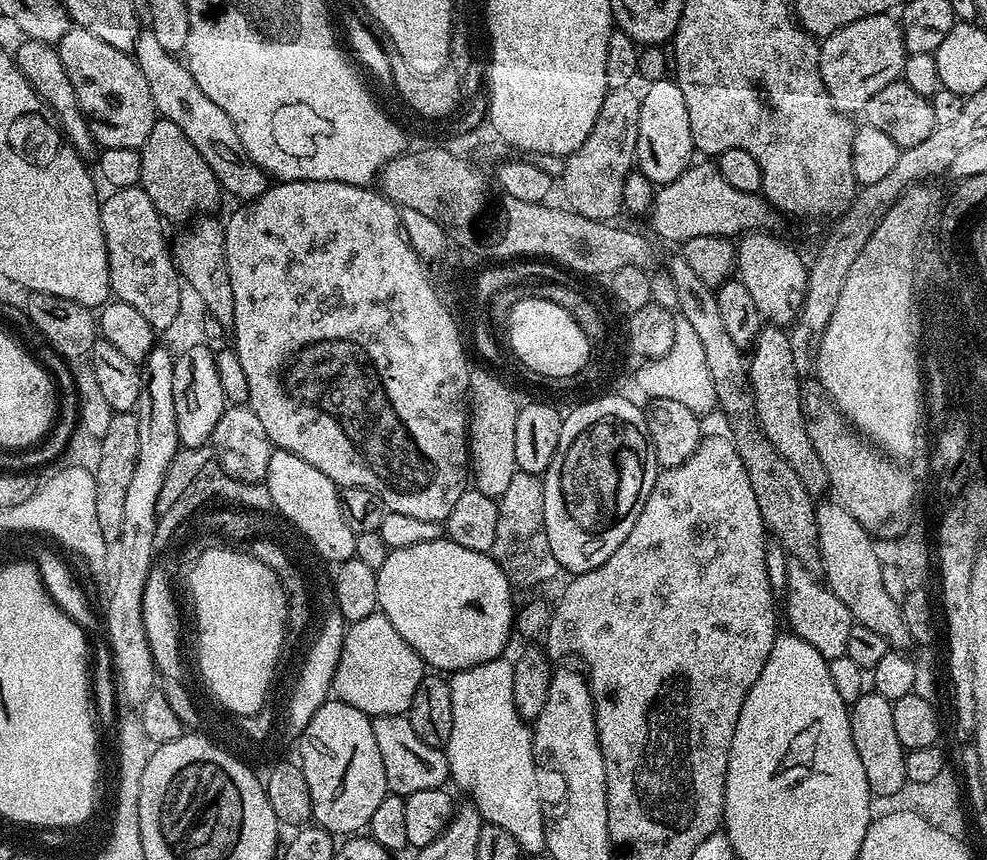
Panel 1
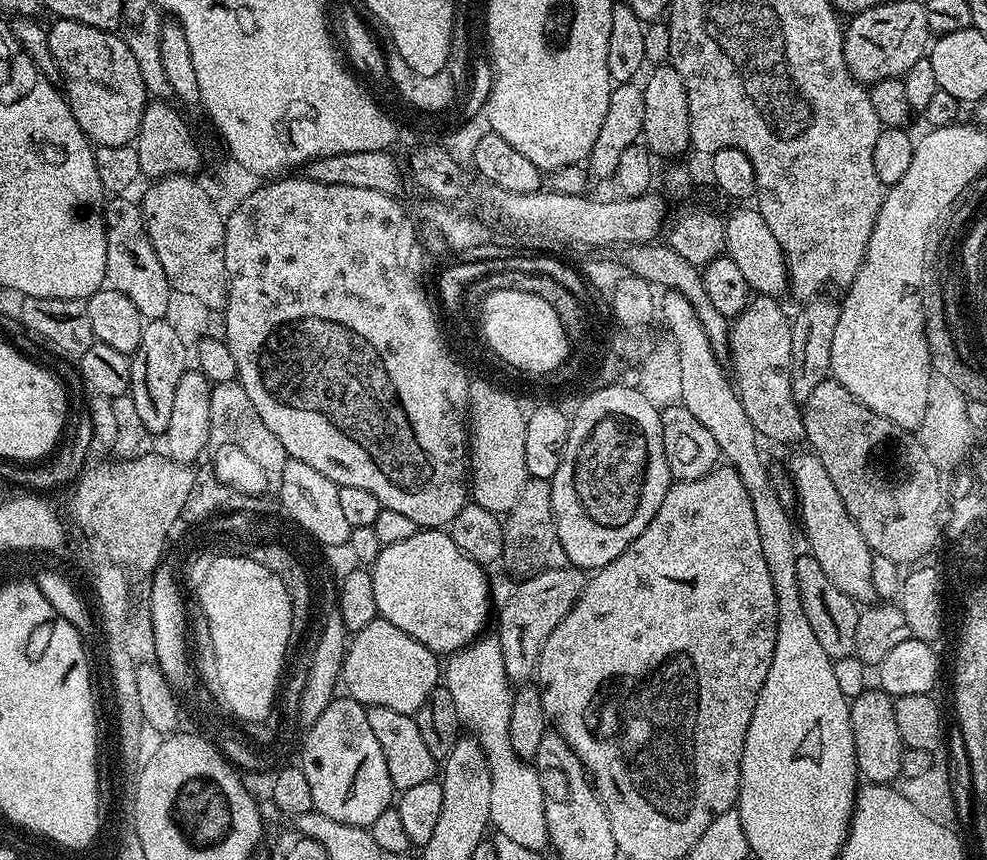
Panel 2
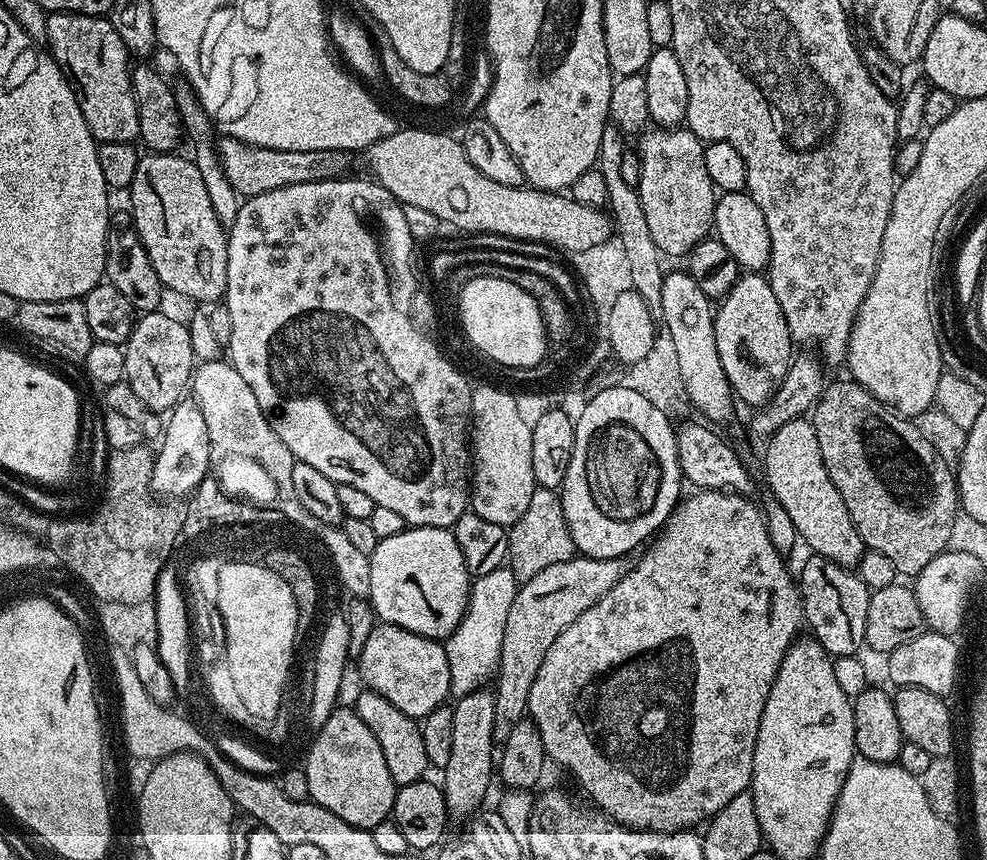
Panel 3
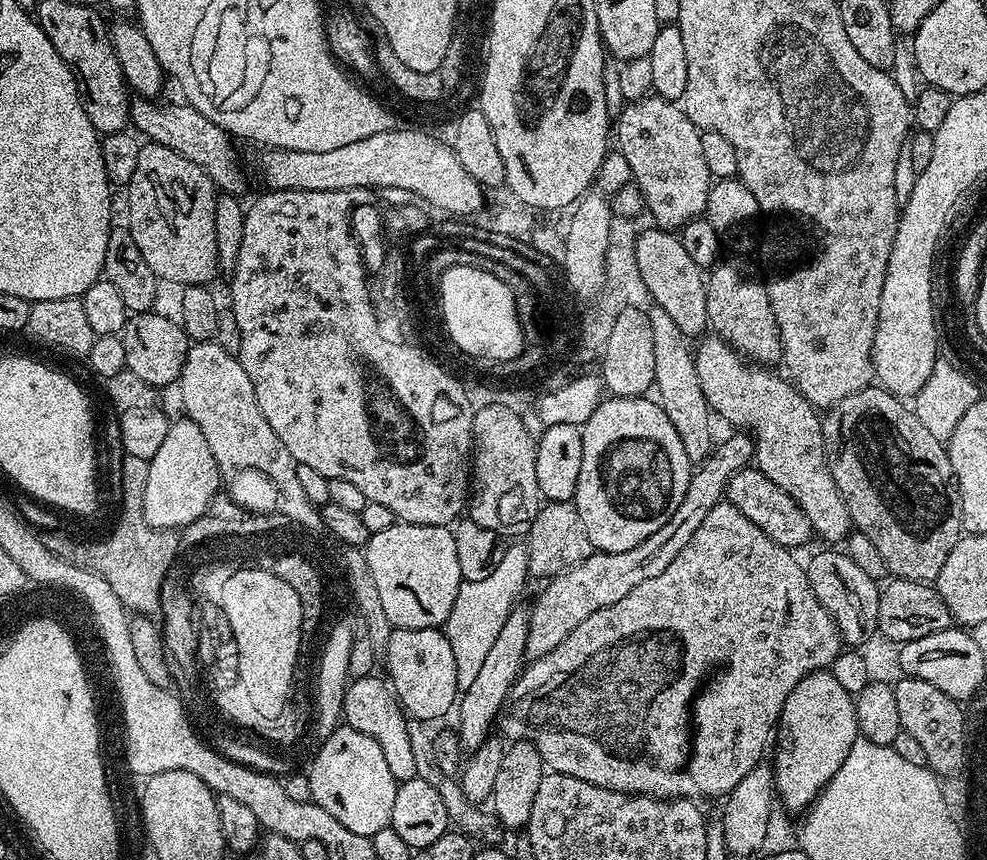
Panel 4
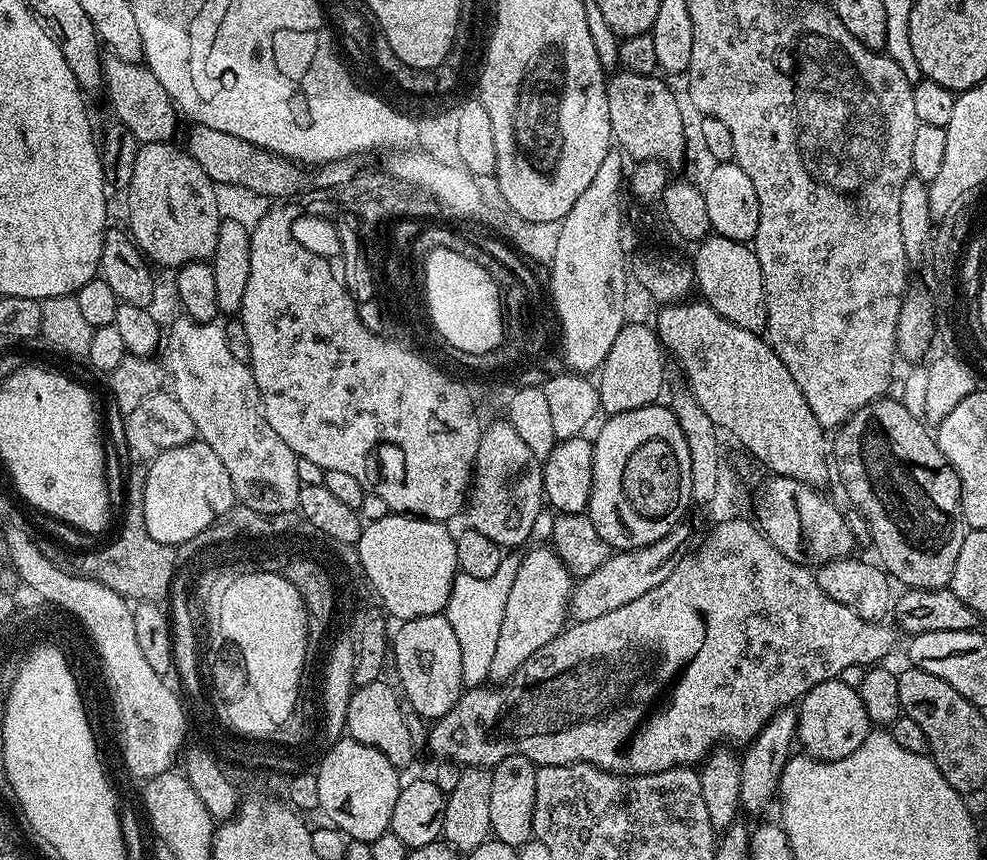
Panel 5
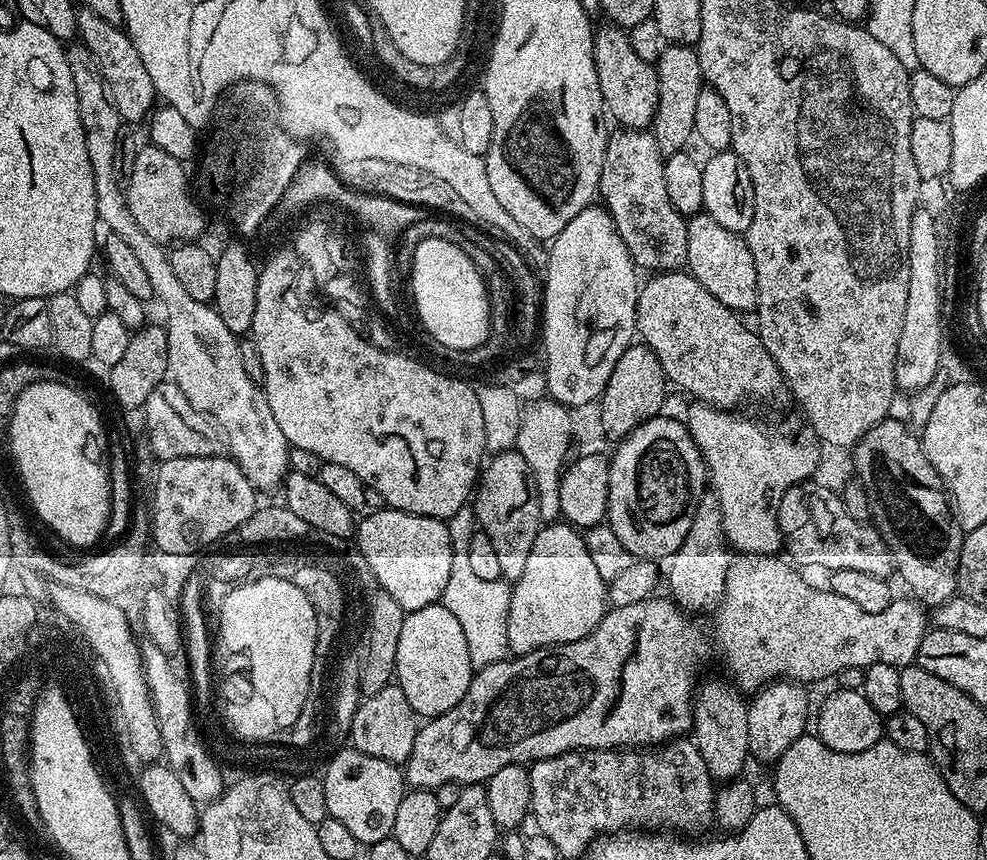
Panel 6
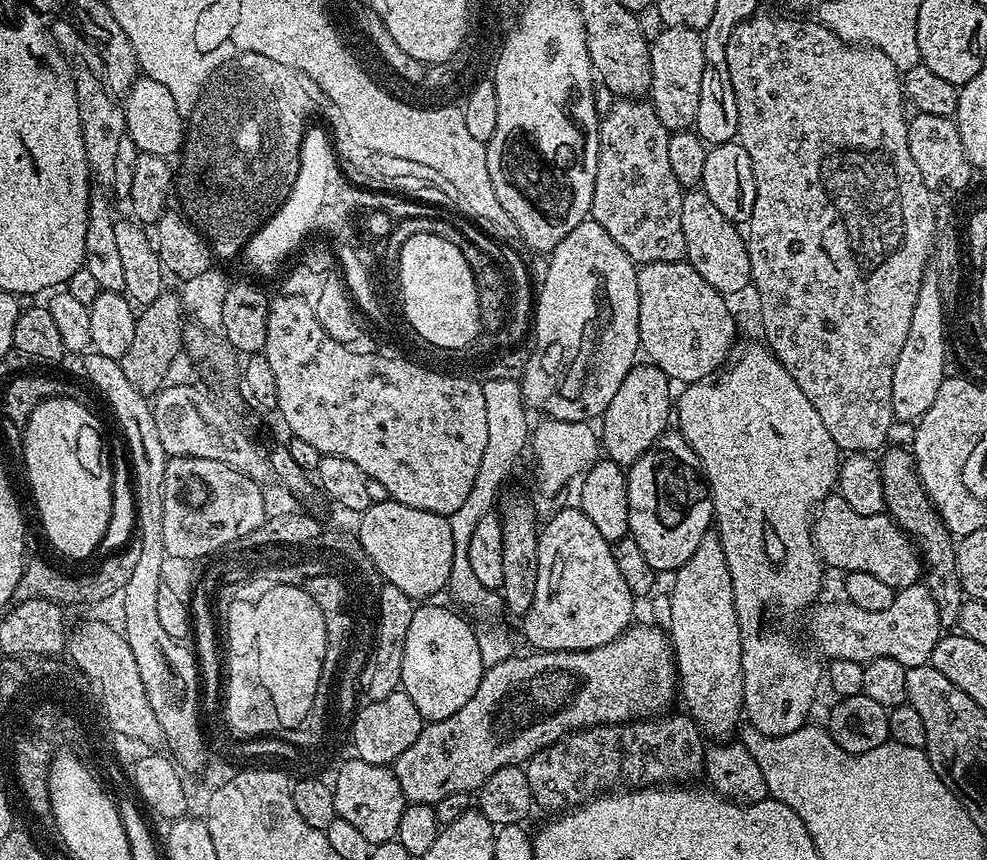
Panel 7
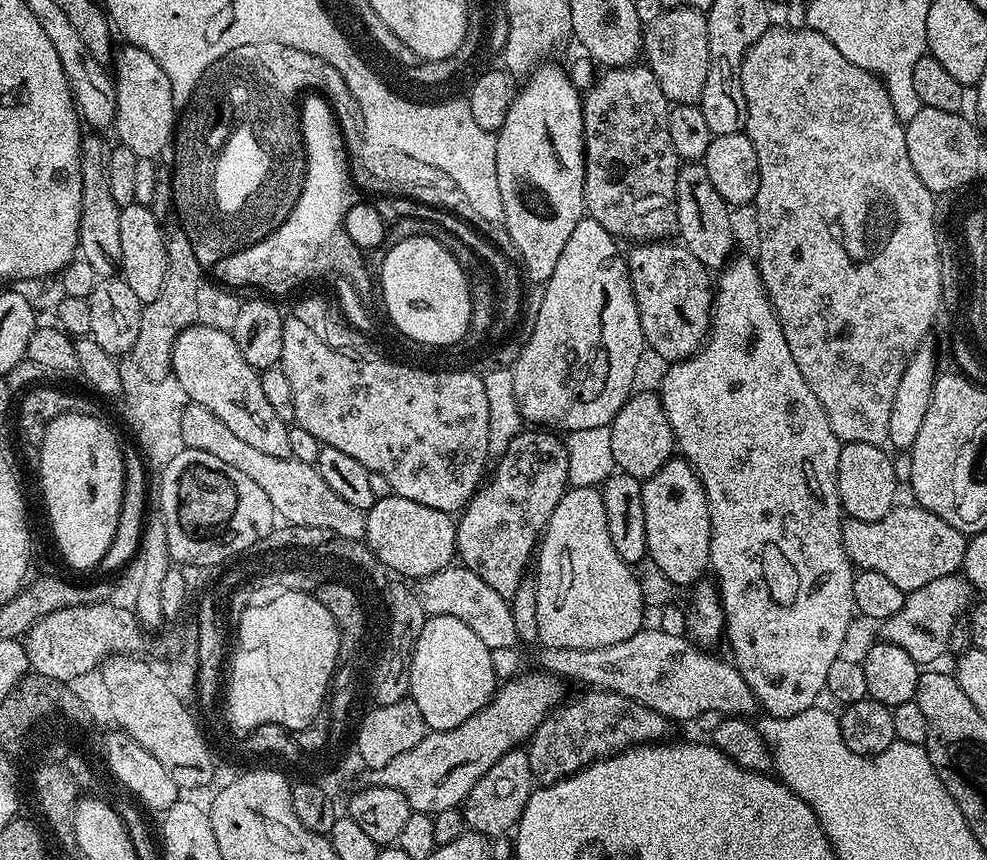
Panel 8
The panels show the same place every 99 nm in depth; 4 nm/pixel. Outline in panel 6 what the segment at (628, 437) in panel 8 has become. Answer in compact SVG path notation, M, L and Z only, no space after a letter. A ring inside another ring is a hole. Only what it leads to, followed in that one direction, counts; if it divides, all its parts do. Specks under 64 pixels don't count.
M632 343L624 351L622 358L618 358L618 366L614 366L614 374L610 374L610 382L606 382L604 395L598 401L601 430L612 439L612 442L619 442L640 424L661 415L664 384L666 385L666 377L662 370L662 362L658 362L658 358L647 344Z

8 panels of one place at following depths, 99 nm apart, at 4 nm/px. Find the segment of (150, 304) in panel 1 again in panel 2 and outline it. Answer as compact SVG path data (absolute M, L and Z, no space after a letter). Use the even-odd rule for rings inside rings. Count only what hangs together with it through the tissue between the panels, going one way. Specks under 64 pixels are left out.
M112 198L107 201L104 210L104 227L106 228L106 274L107 287L118 290L118 294L126 294L134 306L143 314L145 321L163 320L167 314L172 287L168 281L166 270L162 270L162 262L158 262L158 254L154 254L154 246L148 237L144 225L144 214L139 203L128 198Z

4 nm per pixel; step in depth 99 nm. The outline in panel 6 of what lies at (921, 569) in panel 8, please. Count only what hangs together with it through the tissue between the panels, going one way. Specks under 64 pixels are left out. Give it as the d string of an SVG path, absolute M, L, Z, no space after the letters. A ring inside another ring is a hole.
M813 482L796 484L786 490L780 499L778 511L783 547L786 552L788 548L787 555L797 565L828 568L829 573L838 570L866 570L866 574L885 578L891 577L891 572L893 575L892 551L886 546L880 531L871 523L850 518L850 514L846 514L843 499L837 493Z

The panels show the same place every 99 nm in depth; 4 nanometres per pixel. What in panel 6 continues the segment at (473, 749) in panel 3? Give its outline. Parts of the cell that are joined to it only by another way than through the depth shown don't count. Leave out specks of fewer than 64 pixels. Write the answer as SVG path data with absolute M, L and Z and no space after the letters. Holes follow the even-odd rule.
M567 522L545 523L538 538L534 538L534 547L530 550L530 559L526 561L525 573L512 584L510 614L506 622L509 649L513 653L523 654L555 644L578 642L594 631L609 608L608 584L602 574L598 574L598 566L594 566L594 558L583 535Z

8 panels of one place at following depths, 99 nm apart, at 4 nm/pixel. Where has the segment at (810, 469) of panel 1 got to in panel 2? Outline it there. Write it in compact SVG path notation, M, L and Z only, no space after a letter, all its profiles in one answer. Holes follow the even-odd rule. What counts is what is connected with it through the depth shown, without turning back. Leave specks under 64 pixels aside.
M753 295L742 314L731 321L728 333L728 354L732 364L730 372L742 402L742 410L746 410L746 418L750 418L757 433L765 441L768 439L776 444L796 444L801 443L805 437L801 405L790 390L792 321L780 303L775 296Z

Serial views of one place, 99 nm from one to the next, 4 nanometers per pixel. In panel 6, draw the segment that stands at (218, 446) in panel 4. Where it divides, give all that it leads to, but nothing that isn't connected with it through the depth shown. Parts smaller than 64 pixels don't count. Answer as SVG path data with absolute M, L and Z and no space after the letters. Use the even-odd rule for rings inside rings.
M72 42L66 48L68 54L68 65L70 74L74 74L74 90L78 94L78 114L82 118L82 130L86 134L86 154L90 154L90 170L94 174L94 198L96 199L96 219L101 225L108 227L107 231L113 236L122 238L126 246L138 258L138 263L146 270L146 275L150 278L150 286L155 299L166 306L166 327L168 330L168 370L171 379L190 398L190 406L198 410L203 416L212 419L213 424L220 430L221 437L232 447L230 451L231 459L236 461L237 466L246 474L246 478L252 483L252 487L257 490L263 488L279 489L283 485L285 476L290 469L288 466L288 449L290 447L286 434L275 420L273 412L270 410L270 402L266 402L263 387L246 374L245 367L242 366L239 346L241 341L234 333L218 318L215 307L211 303L203 304L198 302L198 298L191 296L182 282L178 282L178 277L174 274L174 269L170 267L168 252L165 245L154 242L150 234L142 234L142 226L134 222L134 214L130 214L130 206L125 189L122 187L122 177L116 171L116 147L118 138L122 131L122 121L118 110L110 106L110 98L106 98L106 86L102 82L102 74L86 46L79 42Z

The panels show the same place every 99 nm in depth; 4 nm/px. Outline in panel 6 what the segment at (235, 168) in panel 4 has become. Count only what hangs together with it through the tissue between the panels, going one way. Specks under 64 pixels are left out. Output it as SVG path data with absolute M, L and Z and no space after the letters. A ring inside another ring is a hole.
M80 8L76 14L76 36L79 43L90 50L98 70L102 74L102 82L106 86L106 98L110 98L110 106L118 110L121 121L125 125L147 121L154 105L157 103L156 87L146 74L146 66L142 66L142 58L138 50L134 50L132 39L123 27L98 18L94 10Z

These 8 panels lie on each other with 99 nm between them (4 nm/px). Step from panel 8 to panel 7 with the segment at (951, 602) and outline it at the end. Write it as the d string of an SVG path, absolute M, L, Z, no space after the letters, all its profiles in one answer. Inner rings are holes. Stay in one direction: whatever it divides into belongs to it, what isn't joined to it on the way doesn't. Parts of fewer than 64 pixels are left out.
M924 582L899 589L887 610L871 612L847 602L824 603L811 609L808 632L820 647L819 655L828 656L829 661L857 660L865 665L874 658L894 658L894 662L902 662L904 668L910 669L931 661L934 646L942 635L938 606L934 606L934 598Z

